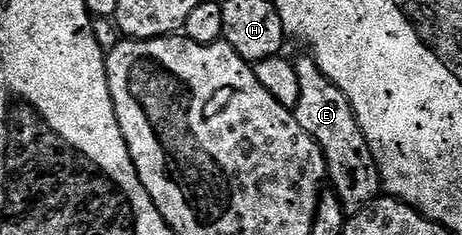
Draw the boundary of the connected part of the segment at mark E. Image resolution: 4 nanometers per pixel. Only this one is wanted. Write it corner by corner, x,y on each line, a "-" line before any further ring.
310,56
294,59
297,80
301,80
301,96
294,108
297,124
305,128
323,153
327,162
327,176
330,189
338,196
348,211
355,212
374,202
381,194
379,170
367,147
365,136
355,118
349,100
317,68

